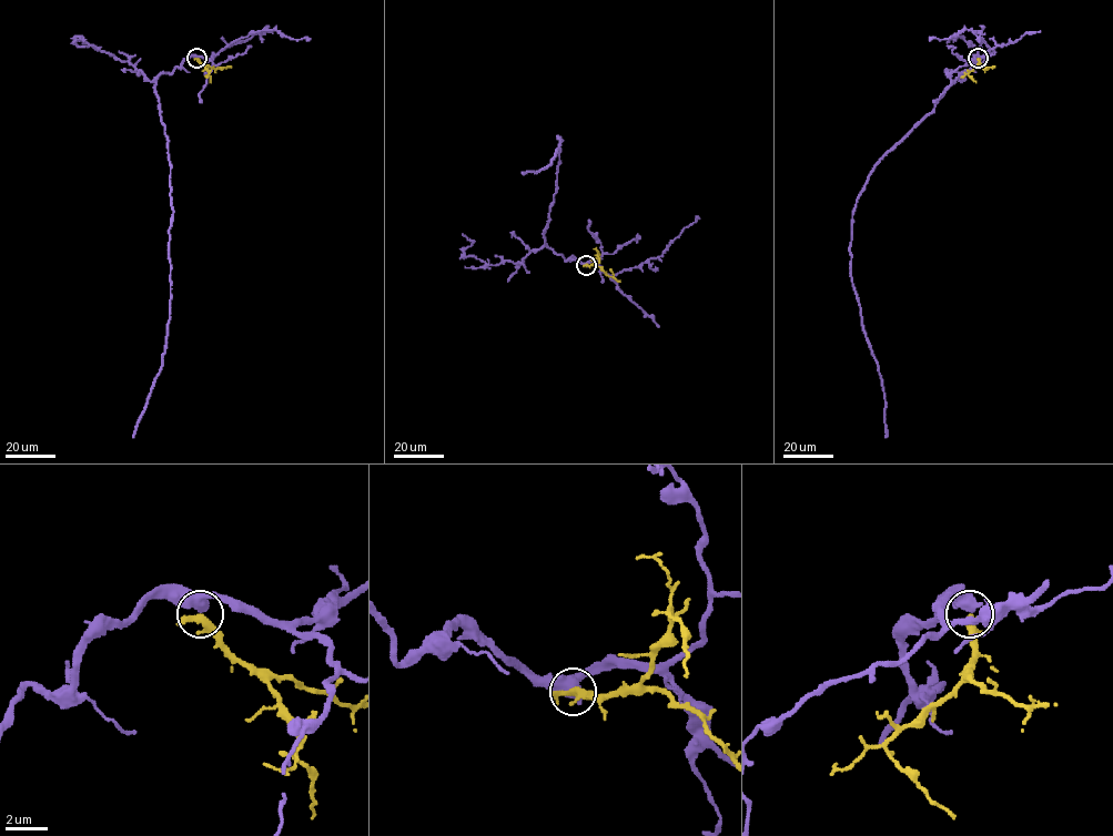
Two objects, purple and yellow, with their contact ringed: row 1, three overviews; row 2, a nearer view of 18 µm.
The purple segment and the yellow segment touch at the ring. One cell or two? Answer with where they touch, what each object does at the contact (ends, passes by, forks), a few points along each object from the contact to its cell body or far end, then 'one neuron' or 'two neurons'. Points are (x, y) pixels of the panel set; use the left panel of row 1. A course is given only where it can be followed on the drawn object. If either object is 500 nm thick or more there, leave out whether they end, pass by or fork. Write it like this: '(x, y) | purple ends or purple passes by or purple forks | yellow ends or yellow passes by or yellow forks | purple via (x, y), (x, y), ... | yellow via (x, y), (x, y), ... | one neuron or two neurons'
(196, 58) | purple passes by | yellow passes by | purple via (196, 58), (190, 55), (171, 73), (161, 73), (154, 89), (171, 166), (170, 306), (161, 369), (133, 438) | yellow via (196, 58), (210, 67), (221, 68) | two neurons

